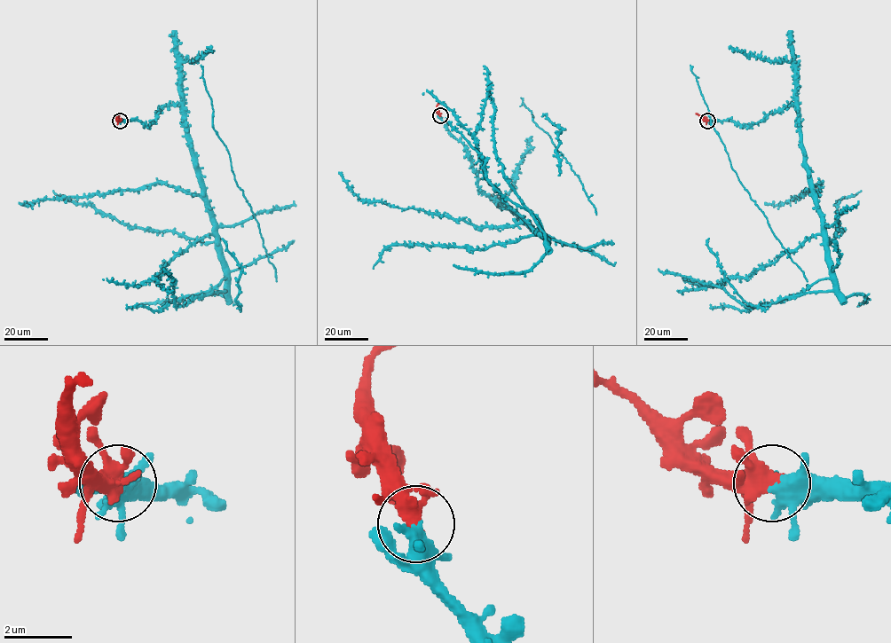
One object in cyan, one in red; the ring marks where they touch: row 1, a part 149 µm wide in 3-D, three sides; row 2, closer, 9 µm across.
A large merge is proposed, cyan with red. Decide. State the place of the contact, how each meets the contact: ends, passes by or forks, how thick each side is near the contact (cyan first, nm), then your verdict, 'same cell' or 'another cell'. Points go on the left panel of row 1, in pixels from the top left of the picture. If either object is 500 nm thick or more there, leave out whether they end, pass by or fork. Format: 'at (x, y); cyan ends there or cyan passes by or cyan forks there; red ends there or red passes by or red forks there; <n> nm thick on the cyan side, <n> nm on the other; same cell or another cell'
at (120, 121); cyan forks there; red forks there; 340 nm thick on the cyan side, 360 nm on the other; same cell

